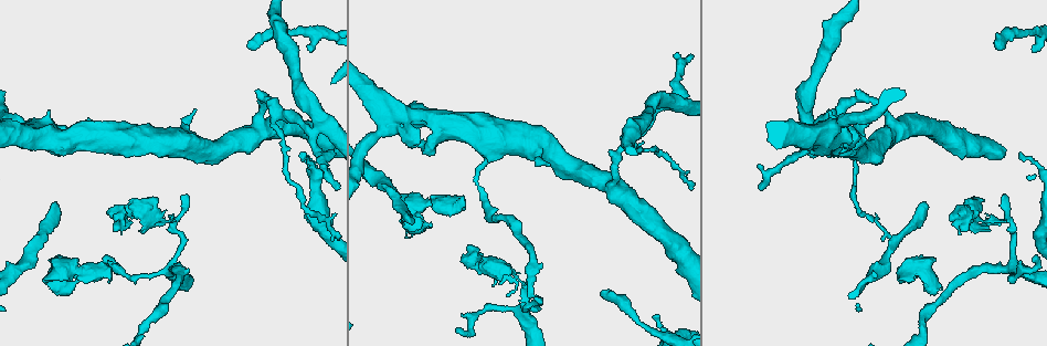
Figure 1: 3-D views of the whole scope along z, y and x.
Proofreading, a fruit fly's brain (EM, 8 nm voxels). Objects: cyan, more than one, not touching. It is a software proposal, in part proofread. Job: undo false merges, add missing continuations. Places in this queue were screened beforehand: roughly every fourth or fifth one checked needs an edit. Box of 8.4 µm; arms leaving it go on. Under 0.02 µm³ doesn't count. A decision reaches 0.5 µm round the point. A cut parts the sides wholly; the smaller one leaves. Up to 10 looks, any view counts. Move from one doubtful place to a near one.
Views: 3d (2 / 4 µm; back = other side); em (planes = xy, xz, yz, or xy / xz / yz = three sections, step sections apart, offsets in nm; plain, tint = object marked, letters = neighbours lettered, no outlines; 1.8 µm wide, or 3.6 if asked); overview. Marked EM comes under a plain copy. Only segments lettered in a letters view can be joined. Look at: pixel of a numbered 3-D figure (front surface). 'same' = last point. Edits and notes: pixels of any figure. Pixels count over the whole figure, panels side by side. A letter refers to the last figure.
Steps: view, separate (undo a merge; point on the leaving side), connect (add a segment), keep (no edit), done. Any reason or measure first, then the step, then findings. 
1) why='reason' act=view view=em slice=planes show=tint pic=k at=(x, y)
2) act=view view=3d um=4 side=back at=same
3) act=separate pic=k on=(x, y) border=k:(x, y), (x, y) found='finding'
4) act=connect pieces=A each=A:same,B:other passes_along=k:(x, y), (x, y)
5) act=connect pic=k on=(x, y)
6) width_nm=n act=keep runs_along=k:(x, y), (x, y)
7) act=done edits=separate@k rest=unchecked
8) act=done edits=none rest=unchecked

why='abrupt turn' act=view view=em slice=planes show=tint pic=1 at=(168, 267)

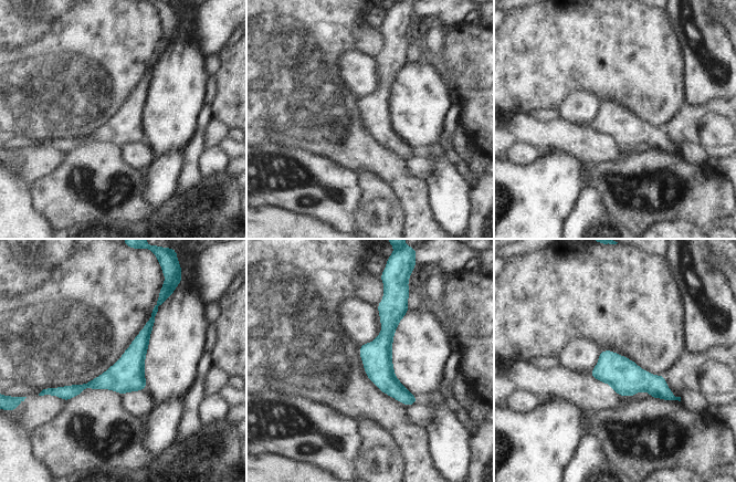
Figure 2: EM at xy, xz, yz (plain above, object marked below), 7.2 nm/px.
act=view view=em slice=planes show=letters at=same

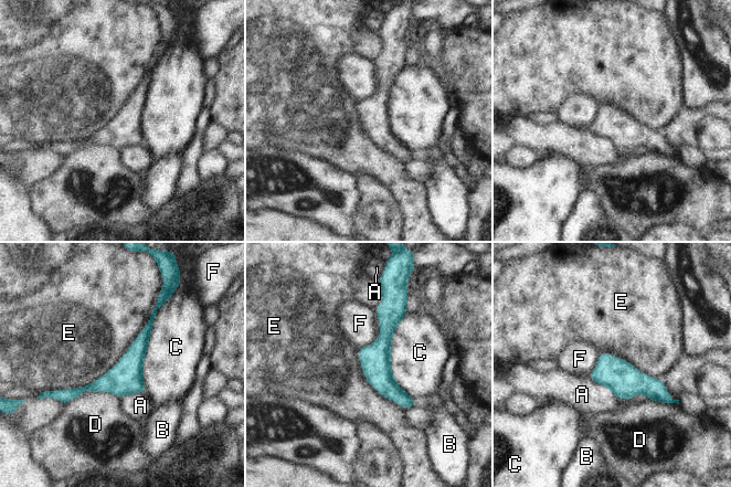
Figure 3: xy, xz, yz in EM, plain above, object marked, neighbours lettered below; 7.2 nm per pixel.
width_nm=220 act=keep each=A:other,B:other,C:other,D:other,E:other,F:other runs_along=3:(149, 325), (109, 382), (65, 400) found='all the same neuron'

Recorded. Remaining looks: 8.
why='free end' act=view view=em slice=planes show=letters pic=1 at=(56, 203)

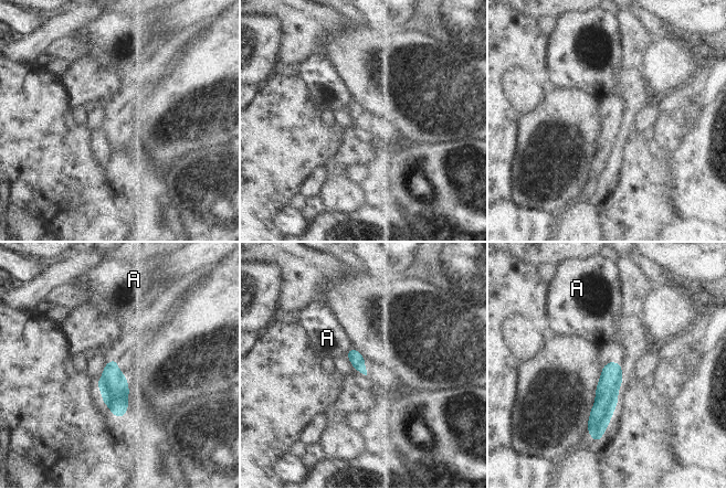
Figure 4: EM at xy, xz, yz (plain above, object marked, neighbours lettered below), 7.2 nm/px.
act=keep each=A:other border=4:(353, 348), (346, 354) found='none of them fits'

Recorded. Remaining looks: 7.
why='free end' act=view view=em um=3.6 slice=yz step=8 show=tint pic=1 at=(994, 46)

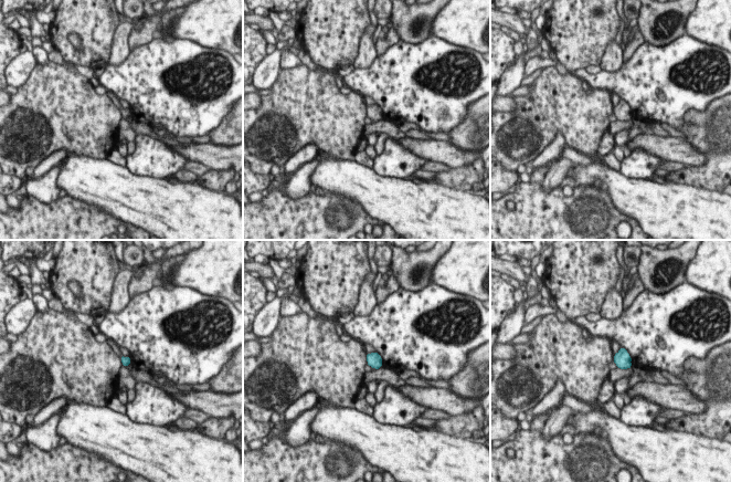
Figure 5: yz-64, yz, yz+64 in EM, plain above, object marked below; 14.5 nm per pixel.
act=view view=em um=3.6 slice=planes show=letters at=same

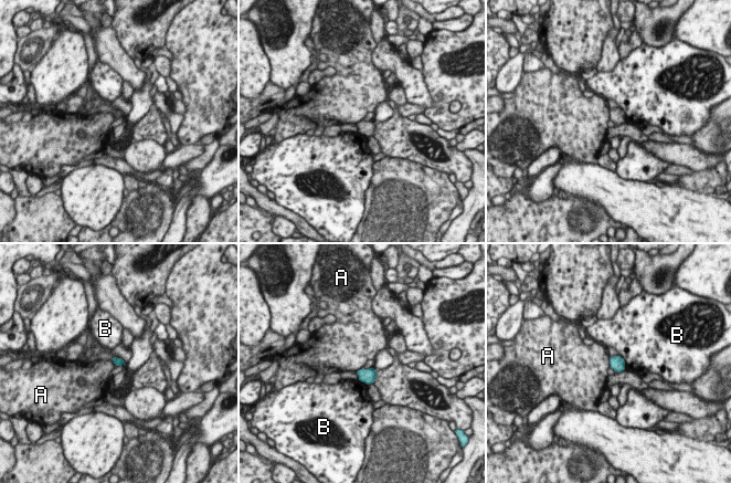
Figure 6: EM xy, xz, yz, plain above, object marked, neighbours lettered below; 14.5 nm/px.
act=keep each=A:other,B:other border=6:(608, 357), (611, 367) found='no lettered segment goes on from it'

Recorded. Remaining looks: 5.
why='four or more arms meet' act=view view=3d um=4 pic=1 at=(671, 105)

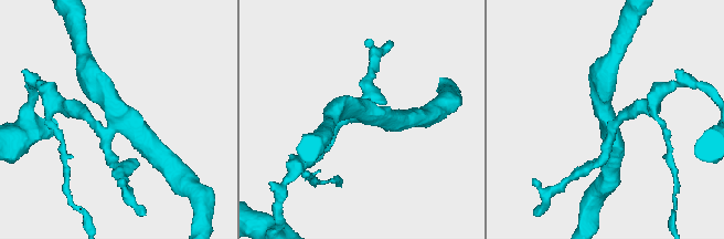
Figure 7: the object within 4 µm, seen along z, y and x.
arms=4 why='shape alone is not enough' act=view view=em slice=xy step=16 show=letters pic=7 at=(112, 122)

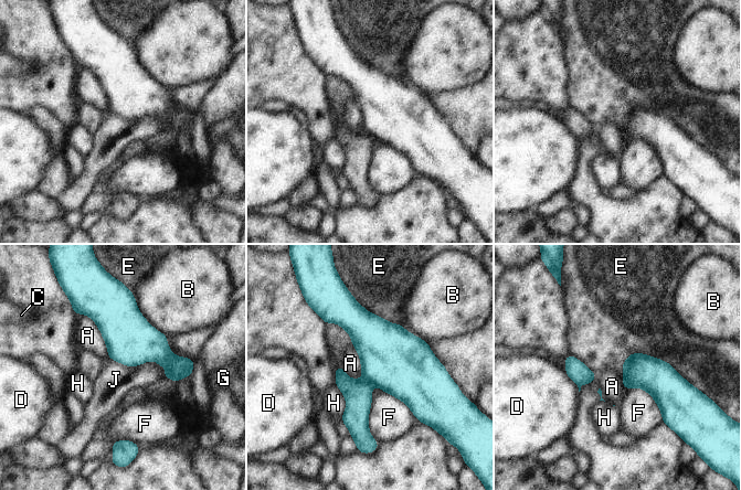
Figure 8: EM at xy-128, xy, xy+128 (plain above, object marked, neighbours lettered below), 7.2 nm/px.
width_nm=110 act=separate pic=8 on=(392, 359) each=A:other,B:other,C:other,D:other,E:other,F:other,G:other,H:other,J:other border=8:(361, 379), (372, 386) found='two neurons meet here'

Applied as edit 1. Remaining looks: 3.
act=done edits=separate@8 rest=unchecked

